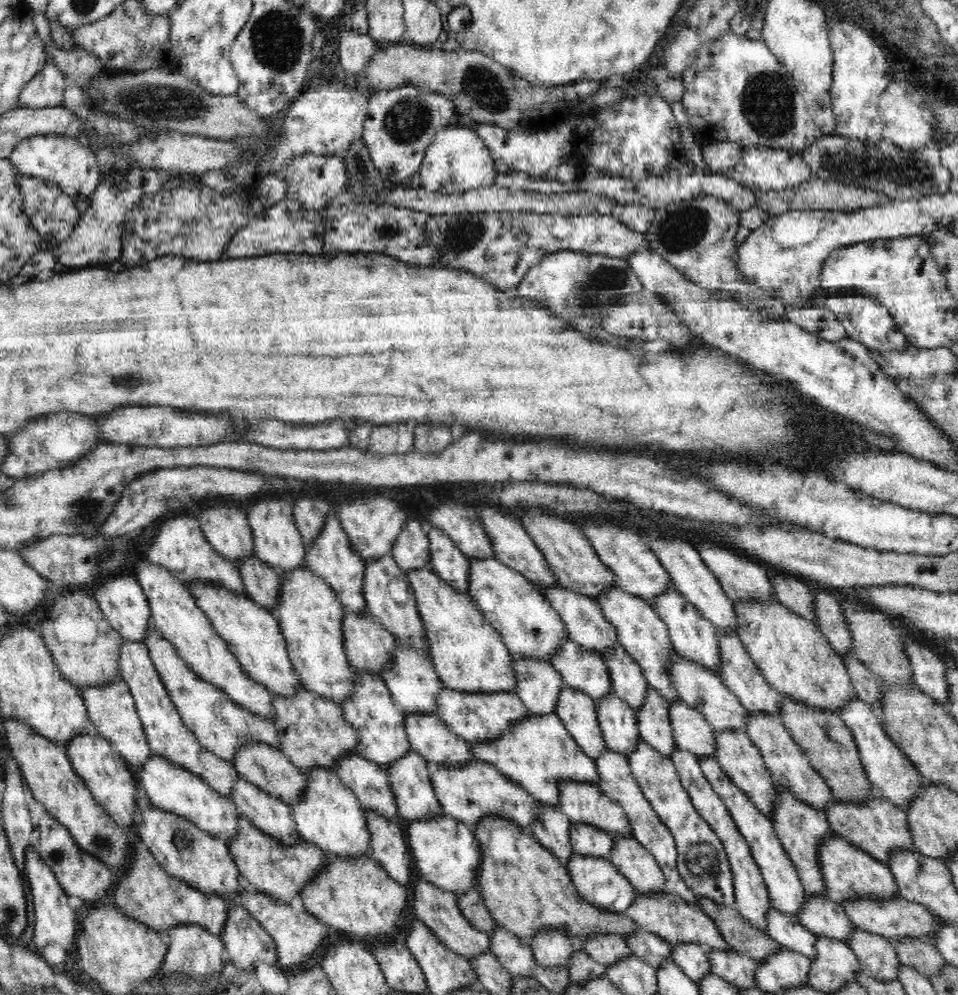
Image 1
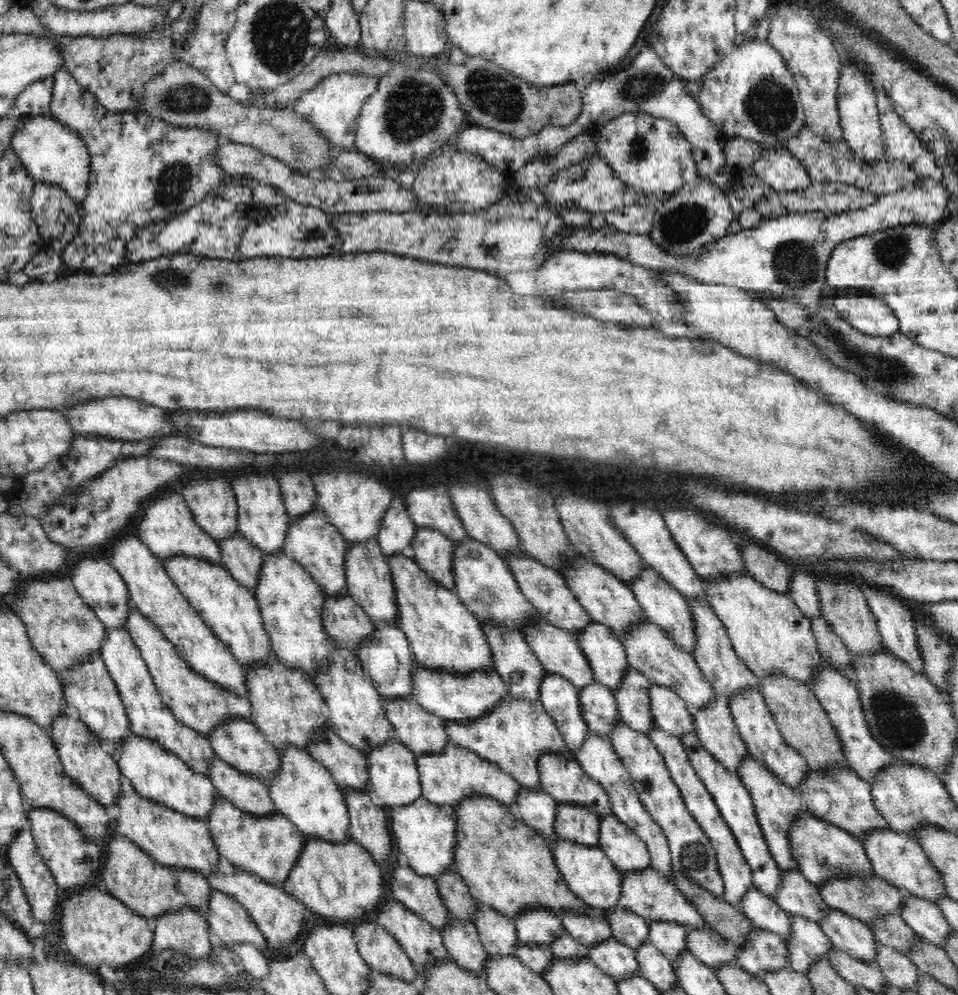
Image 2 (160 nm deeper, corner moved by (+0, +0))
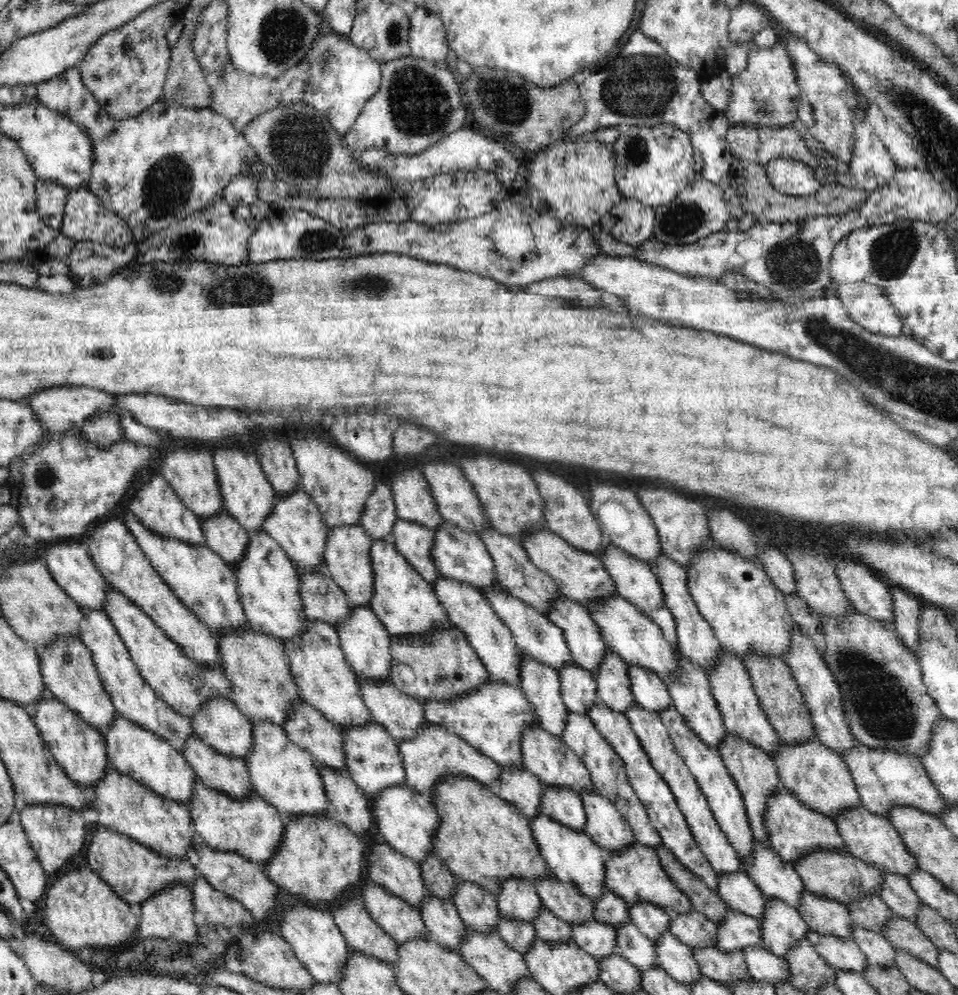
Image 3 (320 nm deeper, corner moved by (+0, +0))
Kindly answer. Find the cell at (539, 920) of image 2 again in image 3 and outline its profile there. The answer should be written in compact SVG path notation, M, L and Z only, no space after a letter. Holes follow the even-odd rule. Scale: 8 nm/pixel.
M510 877L501 882L496 896L499 911L508 920L532 922L540 907L544 907L536 887L530 879Z

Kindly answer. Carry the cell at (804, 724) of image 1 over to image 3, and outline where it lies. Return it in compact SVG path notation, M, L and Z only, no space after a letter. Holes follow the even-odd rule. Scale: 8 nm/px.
M748 653L746 656L743 656L741 661L750 675L758 701L760 702L760 708L768 716L768 721L770 721L770 725L774 726L774 731L778 734L780 740L786 743L786 745L792 746L818 740L803 694L798 688L791 669L782 658L772 655Z

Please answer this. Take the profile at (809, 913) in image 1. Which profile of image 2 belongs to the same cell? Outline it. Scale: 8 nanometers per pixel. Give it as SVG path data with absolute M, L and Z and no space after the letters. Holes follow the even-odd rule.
M782 871L781 883L773 899L790 915L800 915L818 922L830 908L821 897L819 887L811 883L800 871Z

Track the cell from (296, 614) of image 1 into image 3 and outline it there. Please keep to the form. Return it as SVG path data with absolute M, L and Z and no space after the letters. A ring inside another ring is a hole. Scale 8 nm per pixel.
M264 529L250 532L249 541L239 561L235 562L237 593L248 622L264 635L276 639L292 639L301 634L309 618L301 601L301 582L297 566L285 550Z

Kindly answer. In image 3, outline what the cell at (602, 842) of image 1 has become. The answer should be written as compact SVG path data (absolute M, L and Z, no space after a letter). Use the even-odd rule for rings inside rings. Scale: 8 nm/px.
M546 786L540 799L541 813L572 827L583 831L586 822L586 813L582 797L575 791L564 786Z

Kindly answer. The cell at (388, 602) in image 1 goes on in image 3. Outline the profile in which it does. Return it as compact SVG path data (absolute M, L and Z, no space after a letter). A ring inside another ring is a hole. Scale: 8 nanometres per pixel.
M360 524L328 526L323 554L325 570L344 591L348 602L356 607L369 606L373 595L373 566L369 558L372 541Z

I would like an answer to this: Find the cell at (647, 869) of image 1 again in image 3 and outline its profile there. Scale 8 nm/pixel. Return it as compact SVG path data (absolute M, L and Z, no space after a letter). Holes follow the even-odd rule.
M581 792L586 822L583 831L603 852L604 860L636 842L628 821L608 798L592 792Z

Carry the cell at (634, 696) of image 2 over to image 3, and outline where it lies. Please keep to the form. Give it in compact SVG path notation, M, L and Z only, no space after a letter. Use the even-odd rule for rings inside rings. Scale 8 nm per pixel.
M608 651L598 665L598 671L592 673L597 681L599 700L612 711L626 714L632 704L638 705L630 688L628 663L618 654Z

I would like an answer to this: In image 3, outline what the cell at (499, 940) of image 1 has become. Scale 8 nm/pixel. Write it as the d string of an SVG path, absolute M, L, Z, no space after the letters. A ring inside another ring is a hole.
M459 880L458 883L452 899L460 918L474 931L497 931L501 912L496 896L476 883Z

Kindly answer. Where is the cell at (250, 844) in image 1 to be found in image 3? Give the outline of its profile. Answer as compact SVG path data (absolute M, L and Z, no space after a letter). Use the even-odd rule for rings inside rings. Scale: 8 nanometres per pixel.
M198 779L194 782L187 805L193 826L205 845L223 852L238 853L262 868L277 852L284 838L285 822L278 811L256 791L244 798L234 798L207 787Z

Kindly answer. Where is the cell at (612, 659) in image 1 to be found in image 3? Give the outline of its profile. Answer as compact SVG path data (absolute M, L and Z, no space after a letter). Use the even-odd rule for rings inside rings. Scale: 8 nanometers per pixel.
M558 595L544 614L564 631L573 662L584 670L598 671L598 665L610 648L602 638L600 627L592 620L589 609L567 596Z

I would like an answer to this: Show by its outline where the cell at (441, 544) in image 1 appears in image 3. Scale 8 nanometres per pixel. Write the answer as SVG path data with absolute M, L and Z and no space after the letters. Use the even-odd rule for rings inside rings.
M401 518L393 522L391 532L396 550L424 580L430 583L442 577L431 559L434 533L435 531L421 524Z

